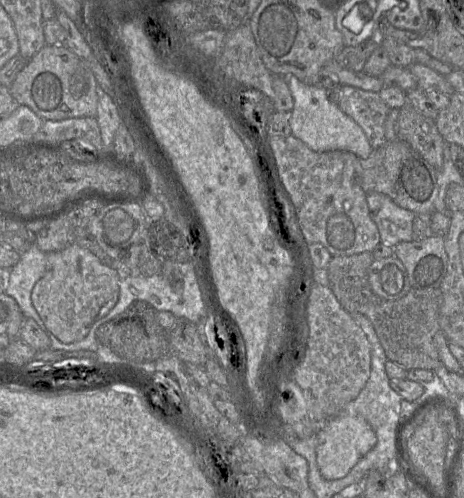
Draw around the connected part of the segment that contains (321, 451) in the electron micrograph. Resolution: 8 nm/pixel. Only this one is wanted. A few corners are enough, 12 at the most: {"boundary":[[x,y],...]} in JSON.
{"boundary":[[333,416],[317,433],[325,480],[344,478],[377,443],[360,416]]}

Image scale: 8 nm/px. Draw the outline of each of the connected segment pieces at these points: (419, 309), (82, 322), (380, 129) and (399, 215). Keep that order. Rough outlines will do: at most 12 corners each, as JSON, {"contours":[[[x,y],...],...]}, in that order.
{"contours":[[[372,252],[333,256],[329,287],[371,321],[388,360],[406,370],[442,364],[440,288],[400,299],[371,290]],[[76,243],[46,253],[31,300],[61,342],[116,305],[121,269]],[[341,86],[338,107],[372,149],[386,143],[390,108],[378,93]],[[383,195],[373,216],[380,243],[414,241],[416,213]]]}

